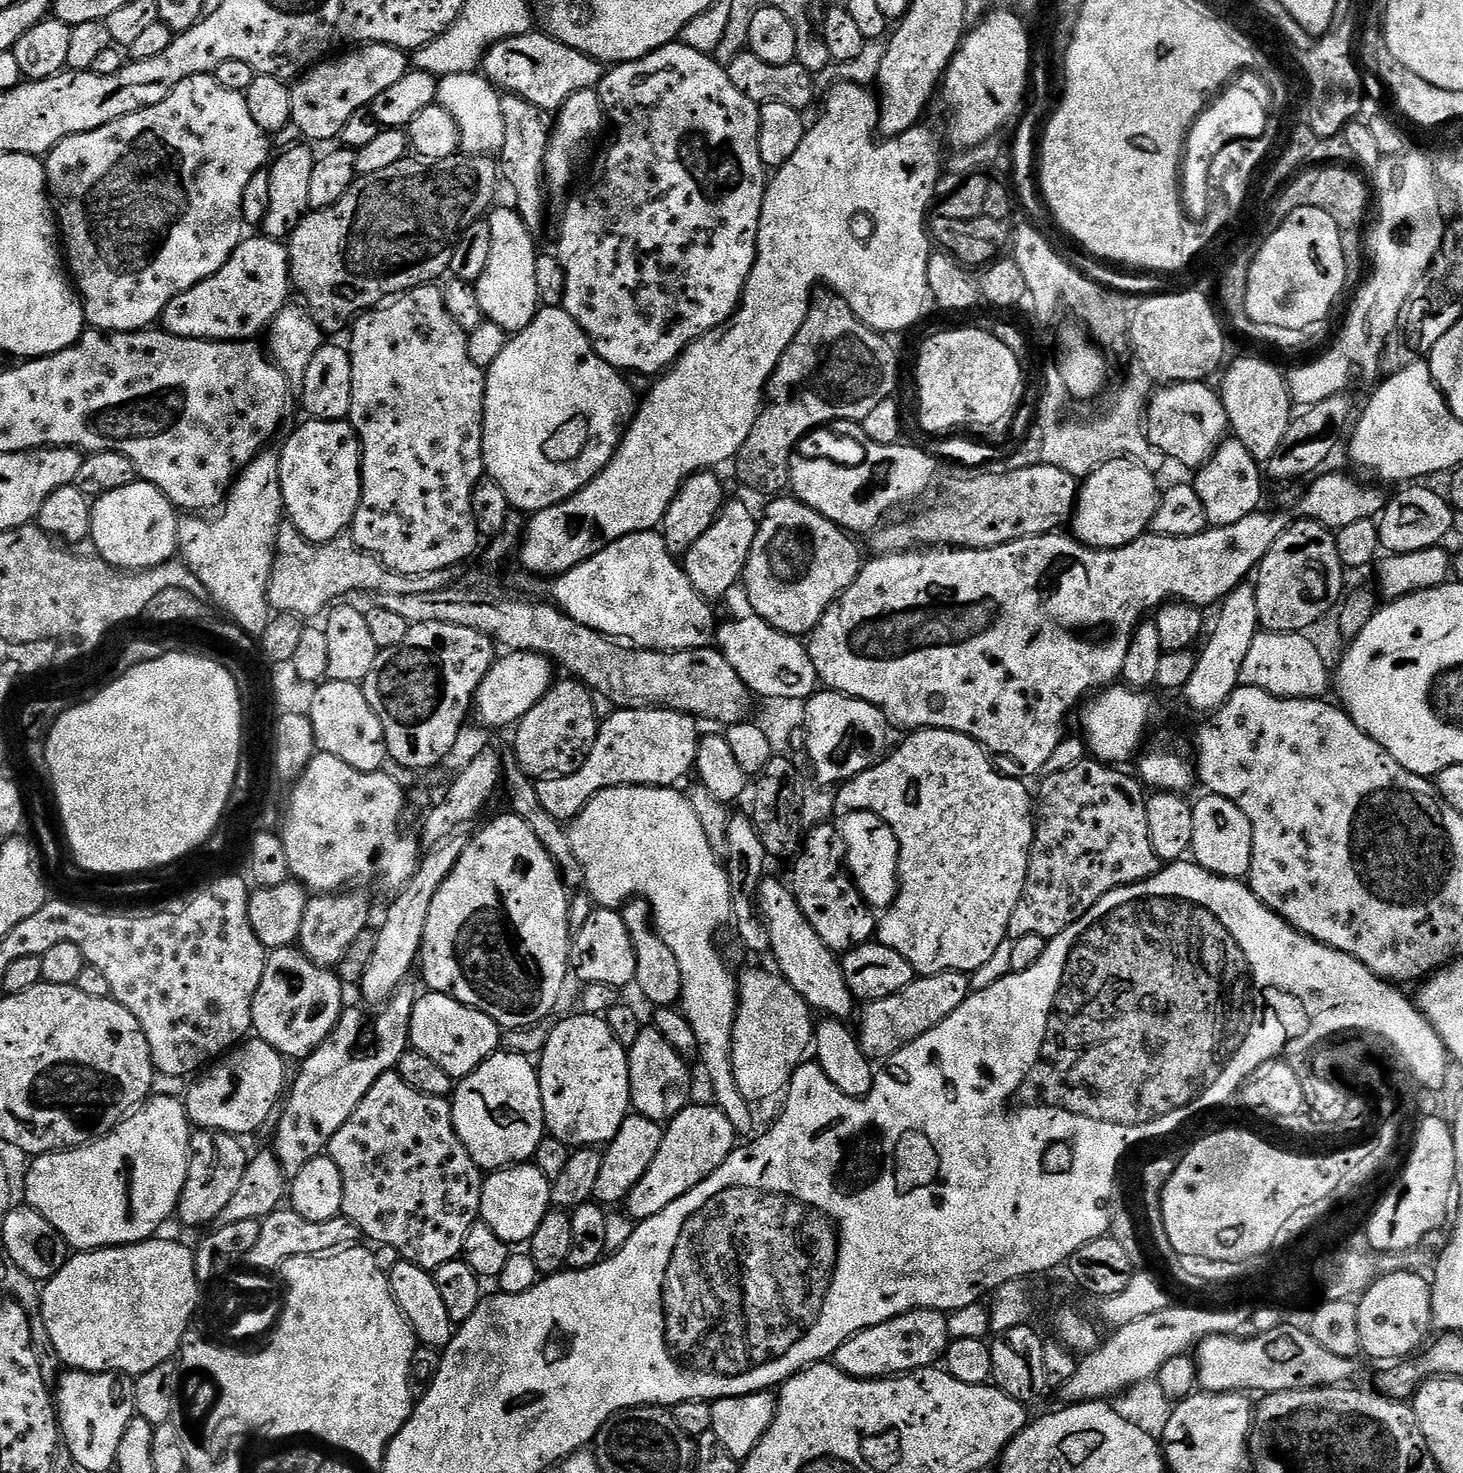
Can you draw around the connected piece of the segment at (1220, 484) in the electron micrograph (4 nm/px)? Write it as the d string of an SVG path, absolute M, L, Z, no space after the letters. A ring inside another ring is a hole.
M1225 438L1219 446L1216 447L1216 453L1202 465L1195 473L1194 487L1198 498L1202 498L1202 506L1206 506L1206 518L1209 525L1221 528L1230 526L1234 522L1242 522L1251 512L1257 511L1260 504L1260 476L1262 480L1262 468L1256 459L1242 446L1242 442L1235 438Z

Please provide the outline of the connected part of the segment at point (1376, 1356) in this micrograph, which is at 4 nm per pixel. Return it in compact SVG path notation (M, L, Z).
M1413 1270L1381 1275L1373 1280L1359 1297L1356 1304L1358 1338L1361 1353L1365 1357L1368 1355L1372 1360L1400 1362L1411 1357L1429 1339L1428 1332L1433 1331L1432 1286L1427 1279L1423 1280L1420 1274L1419 1271Z

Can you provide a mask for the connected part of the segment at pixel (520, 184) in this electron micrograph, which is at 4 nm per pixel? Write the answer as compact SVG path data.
M511 94L501 95L504 145L498 154L498 172L516 195L516 213L526 222L533 234L539 233L544 224L544 163L548 153L548 143L552 137L553 117L538 106L526 102L526 98Z

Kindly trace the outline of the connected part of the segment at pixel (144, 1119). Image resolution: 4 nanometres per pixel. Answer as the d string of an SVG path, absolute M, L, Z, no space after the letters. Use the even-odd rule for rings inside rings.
M153 1095L144 1101L135 1112L131 1112L127 1118L121 1122L112 1133L103 1136L101 1140L95 1140L93 1144L87 1144L85 1148L69 1148L63 1152L46 1152L42 1156L35 1157L31 1161L32 1165L28 1168L28 1173L24 1176L24 1196L27 1207L34 1209L62 1238L68 1243L69 1249L81 1252L92 1252L95 1248L117 1248L123 1244L141 1244L143 1240L153 1239L156 1232L168 1219L173 1219L174 1213L180 1206L180 1195L186 1186L188 1177L188 1157L192 1146L193 1129L190 1127L188 1110L183 1099L175 1100L172 1096Z

